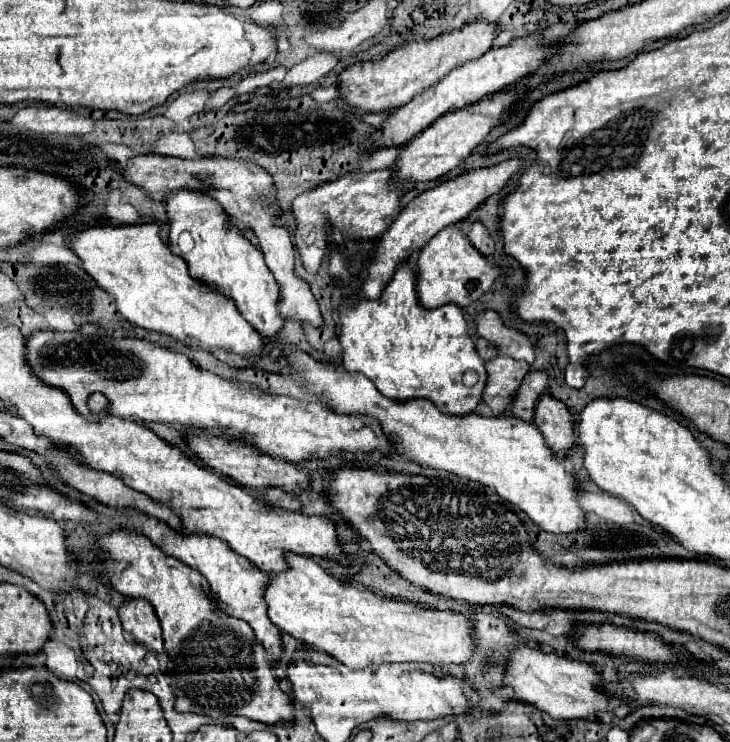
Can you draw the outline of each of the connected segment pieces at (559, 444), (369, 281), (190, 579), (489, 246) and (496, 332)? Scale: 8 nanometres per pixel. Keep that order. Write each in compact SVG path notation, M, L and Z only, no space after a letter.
M542 395L536 401L532 423L554 453L566 453L574 445L574 419L568 413L568 407L552 395Z
M514 157L514 159L502 161L494 167L474 169L474 171L468 171L454 179L442 181L436 187L422 191L418 197L414 197L406 205L406 209L398 215L398 221L394 221L394 225L390 225L390 229L382 235L382 241L376 249L376 257L374 257L372 265L368 267L366 281L362 283L362 293L366 293L366 297L378 297L378 293L382 293L386 281L394 275L394 269L398 267L398 263L406 261L412 251L422 249L438 231L442 231L444 227L448 227L452 223L466 219L474 207L478 207L490 195L502 191L506 181L520 169L520 165L522 165L522 159Z
M126 529L104 535L98 545L108 561L106 577L114 589L126 597L146 599L160 619L164 649L170 659L166 675L176 695L176 711L210 715L216 721L240 715L268 725L280 719L290 723L290 717L294 717L290 697L280 689L254 631L246 621L218 609L210 585L198 571L182 565L182 561L162 557L152 541Z
M476 221L476 223L472 225L468 237L470 237L472 245L476 245L482 255L490 257L490 255L494 253L494 239L492 239L492 235L490 235L490 231L488 231L488 227L486 227L484 223Z
M480 311L474 315L472 323L476 333L484 337L490 345L494 345L500 355L508 355L512 359L526 359L528 363L534 361L532 343L520 331L506 327L496 311Z

